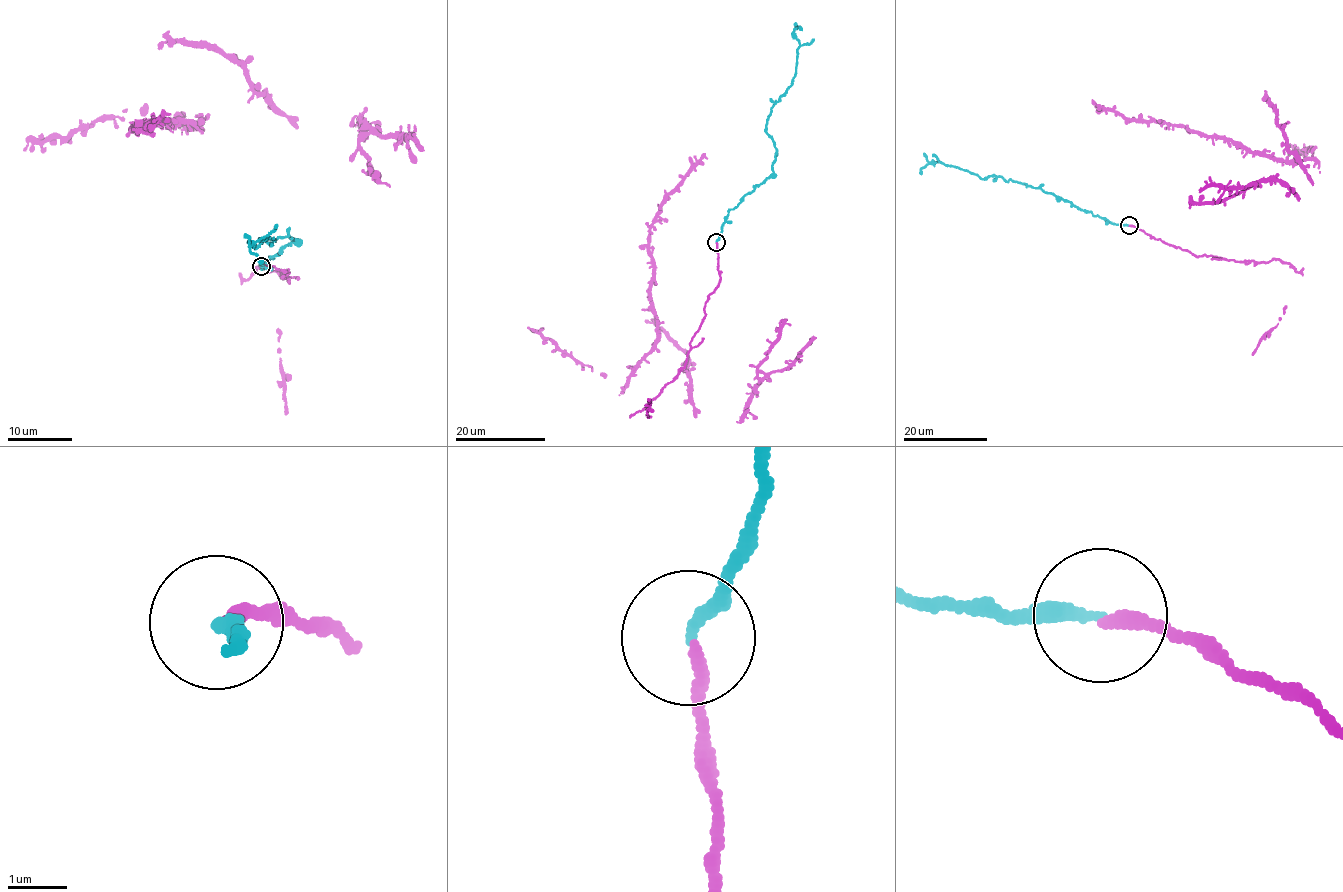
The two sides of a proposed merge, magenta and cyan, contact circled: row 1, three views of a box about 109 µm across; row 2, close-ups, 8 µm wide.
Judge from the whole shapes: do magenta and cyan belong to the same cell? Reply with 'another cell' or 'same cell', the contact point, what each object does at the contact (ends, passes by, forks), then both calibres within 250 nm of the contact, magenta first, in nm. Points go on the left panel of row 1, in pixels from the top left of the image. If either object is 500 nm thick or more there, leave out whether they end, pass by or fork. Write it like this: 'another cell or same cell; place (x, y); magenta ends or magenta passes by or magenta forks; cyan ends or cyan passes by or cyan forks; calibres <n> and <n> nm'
same cell; place (261, 266); magenta ends; cyan ends; calibres 200 and 240 nm

